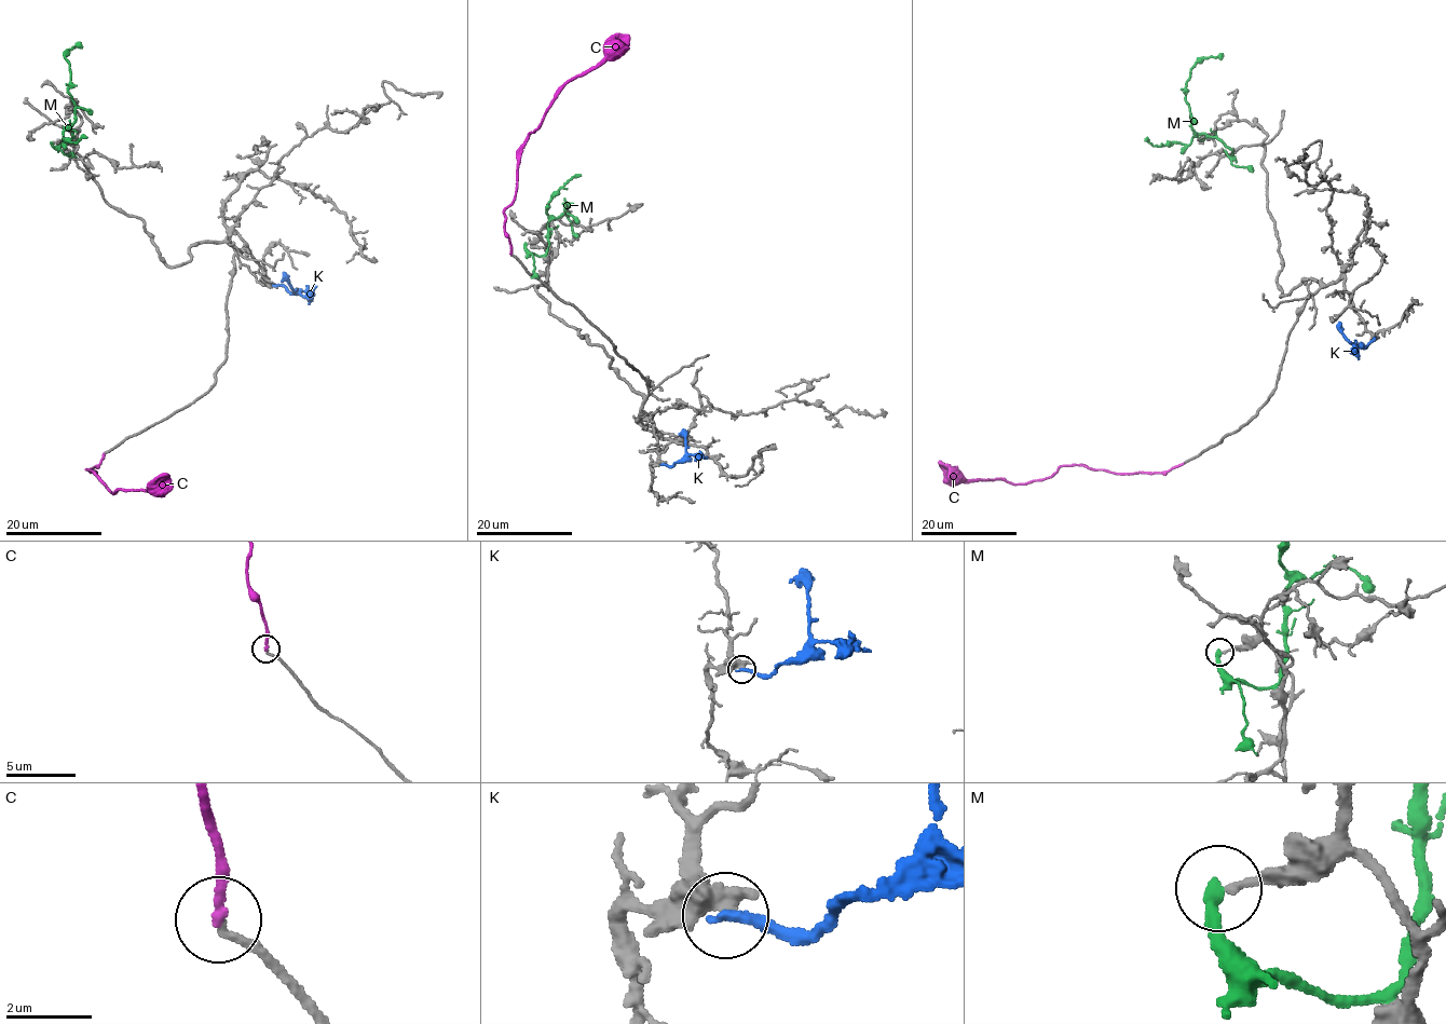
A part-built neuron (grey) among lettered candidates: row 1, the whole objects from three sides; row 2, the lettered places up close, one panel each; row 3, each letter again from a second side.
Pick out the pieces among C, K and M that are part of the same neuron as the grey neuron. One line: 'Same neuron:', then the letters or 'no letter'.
Same neuron: C

